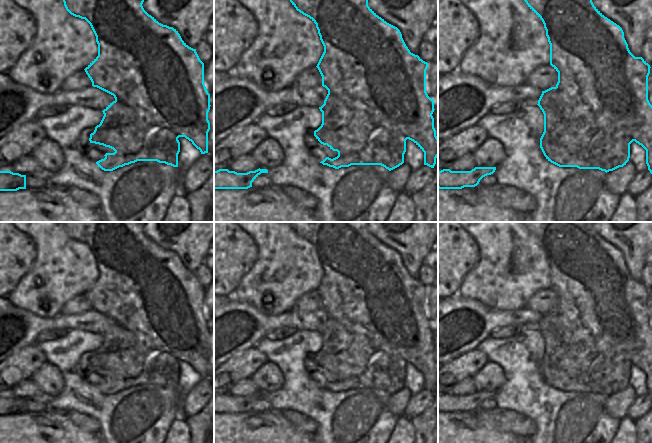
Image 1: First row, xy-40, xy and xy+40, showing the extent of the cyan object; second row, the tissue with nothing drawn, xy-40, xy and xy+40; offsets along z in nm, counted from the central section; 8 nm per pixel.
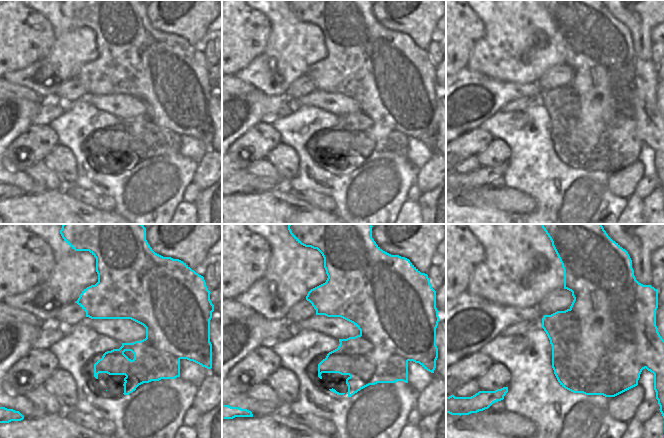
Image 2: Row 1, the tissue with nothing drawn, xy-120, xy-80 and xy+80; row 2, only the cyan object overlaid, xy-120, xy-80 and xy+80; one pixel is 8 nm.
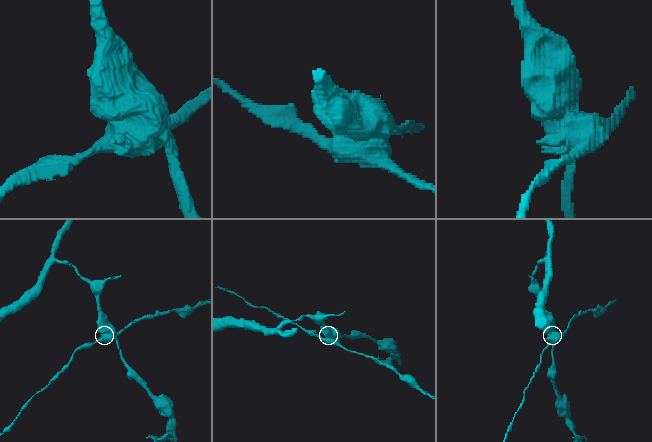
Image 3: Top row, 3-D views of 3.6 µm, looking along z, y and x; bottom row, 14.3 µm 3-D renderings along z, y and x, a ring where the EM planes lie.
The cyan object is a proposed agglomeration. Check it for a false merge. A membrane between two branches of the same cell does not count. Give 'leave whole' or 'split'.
split

